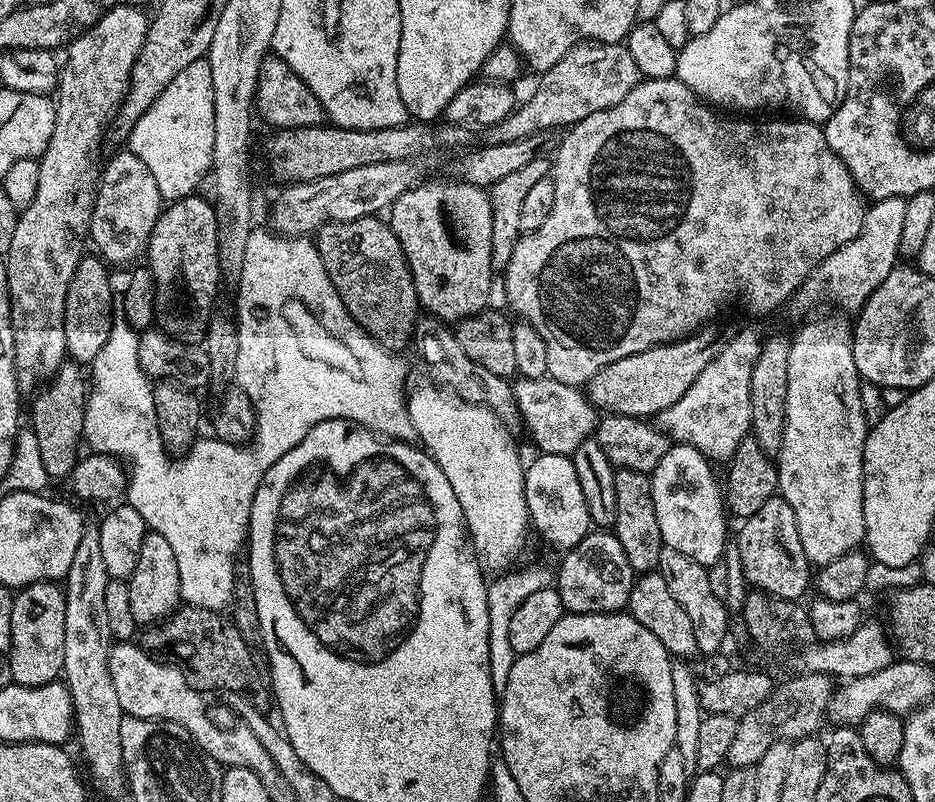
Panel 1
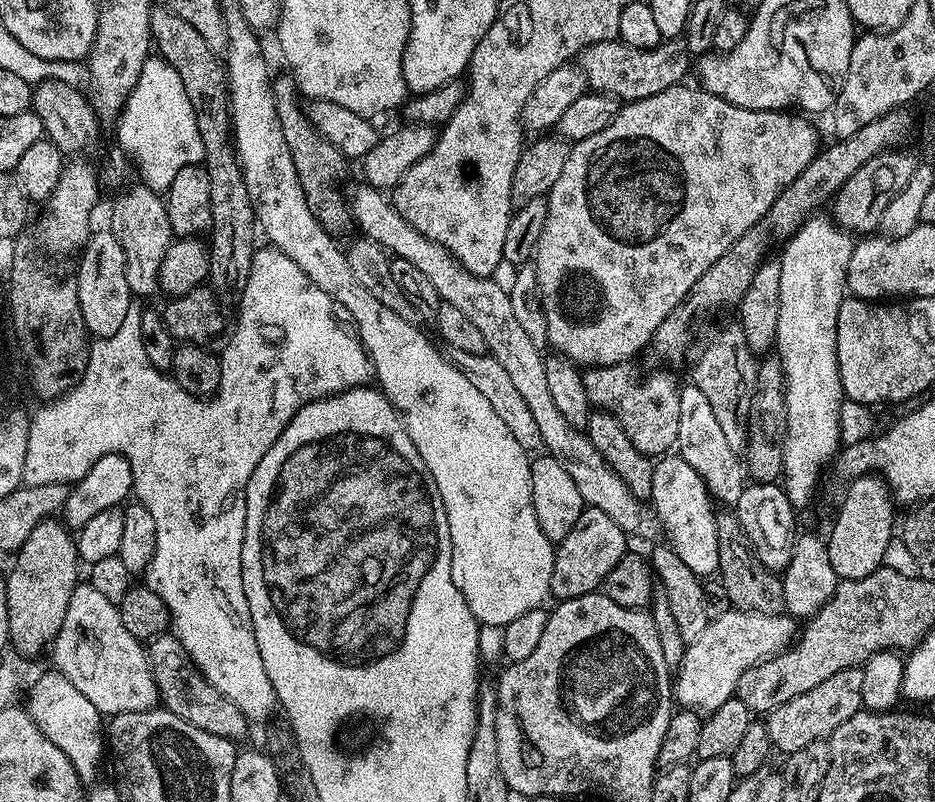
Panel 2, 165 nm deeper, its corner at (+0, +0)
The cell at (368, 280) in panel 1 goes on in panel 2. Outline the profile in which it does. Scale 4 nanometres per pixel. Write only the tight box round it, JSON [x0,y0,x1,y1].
[272,75,353,234]

